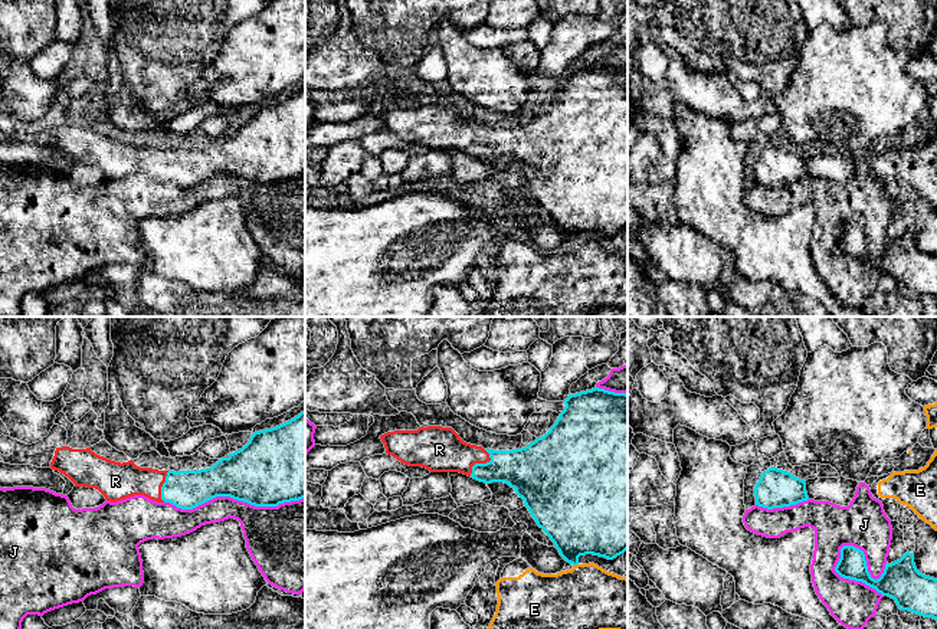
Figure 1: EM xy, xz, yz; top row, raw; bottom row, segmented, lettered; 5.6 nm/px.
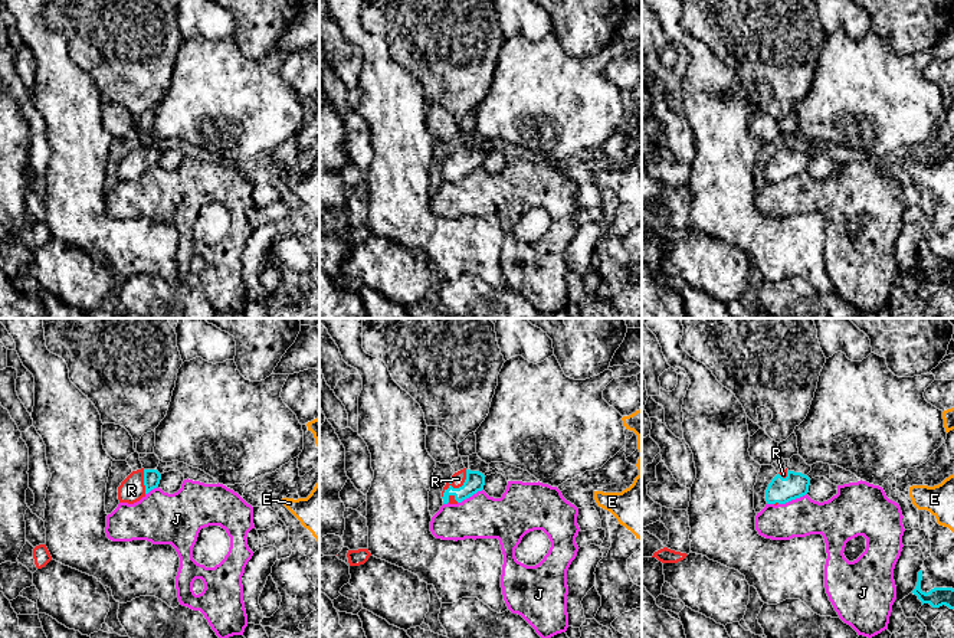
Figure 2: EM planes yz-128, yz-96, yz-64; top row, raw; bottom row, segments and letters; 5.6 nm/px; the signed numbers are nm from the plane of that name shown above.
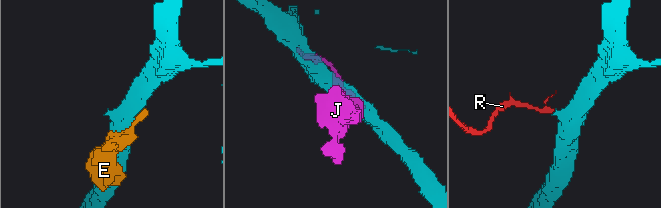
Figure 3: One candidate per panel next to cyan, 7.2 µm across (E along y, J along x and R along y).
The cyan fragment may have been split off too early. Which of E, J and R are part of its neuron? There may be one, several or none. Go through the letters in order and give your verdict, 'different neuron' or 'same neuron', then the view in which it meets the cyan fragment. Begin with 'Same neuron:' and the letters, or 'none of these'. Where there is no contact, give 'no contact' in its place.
Same neuron: R
E: different neuron; contact in xz
J: different neuron; contact in xy
R: same neuron; contact in xz

